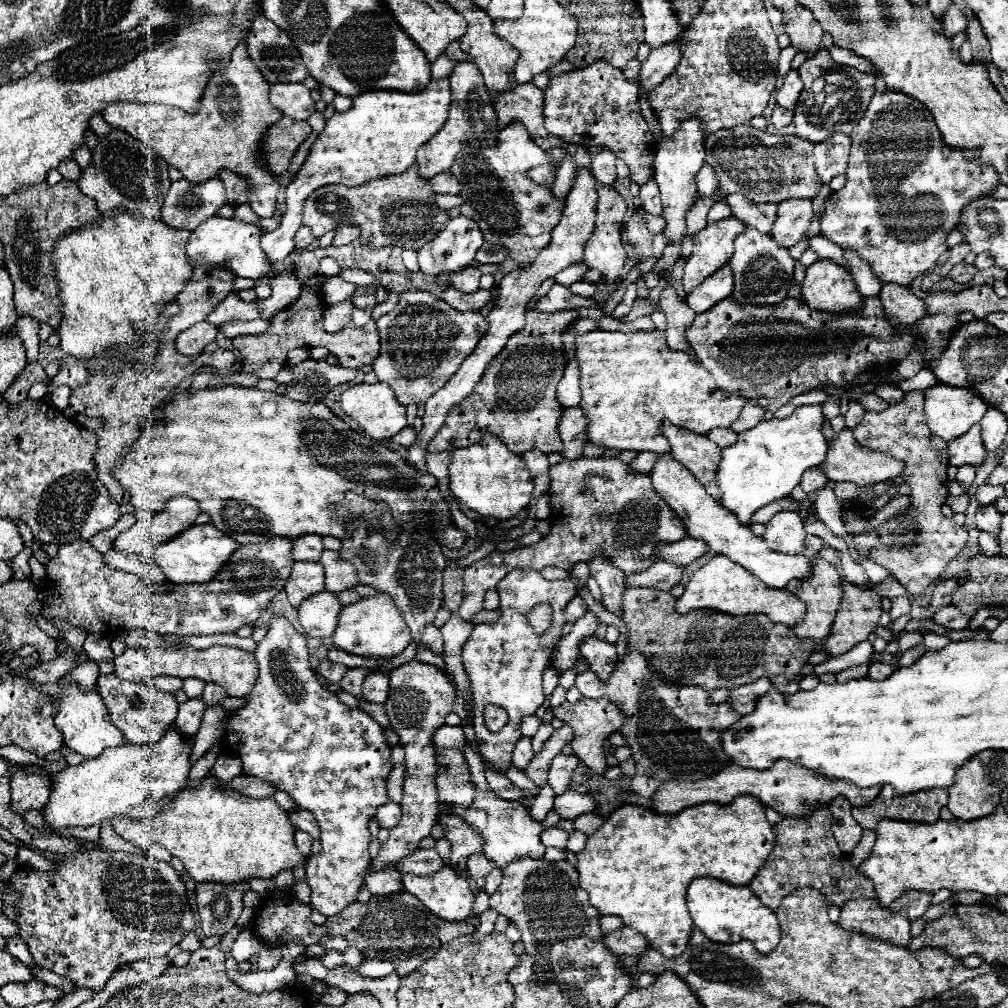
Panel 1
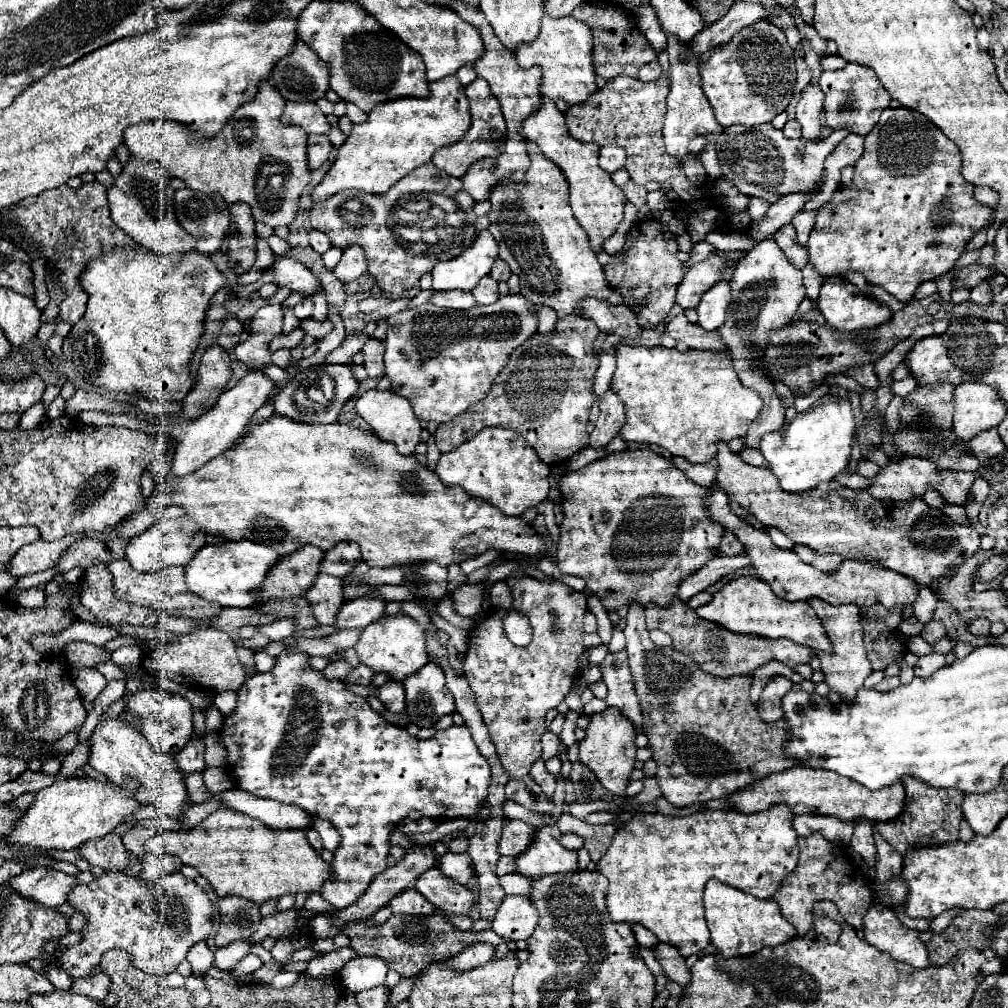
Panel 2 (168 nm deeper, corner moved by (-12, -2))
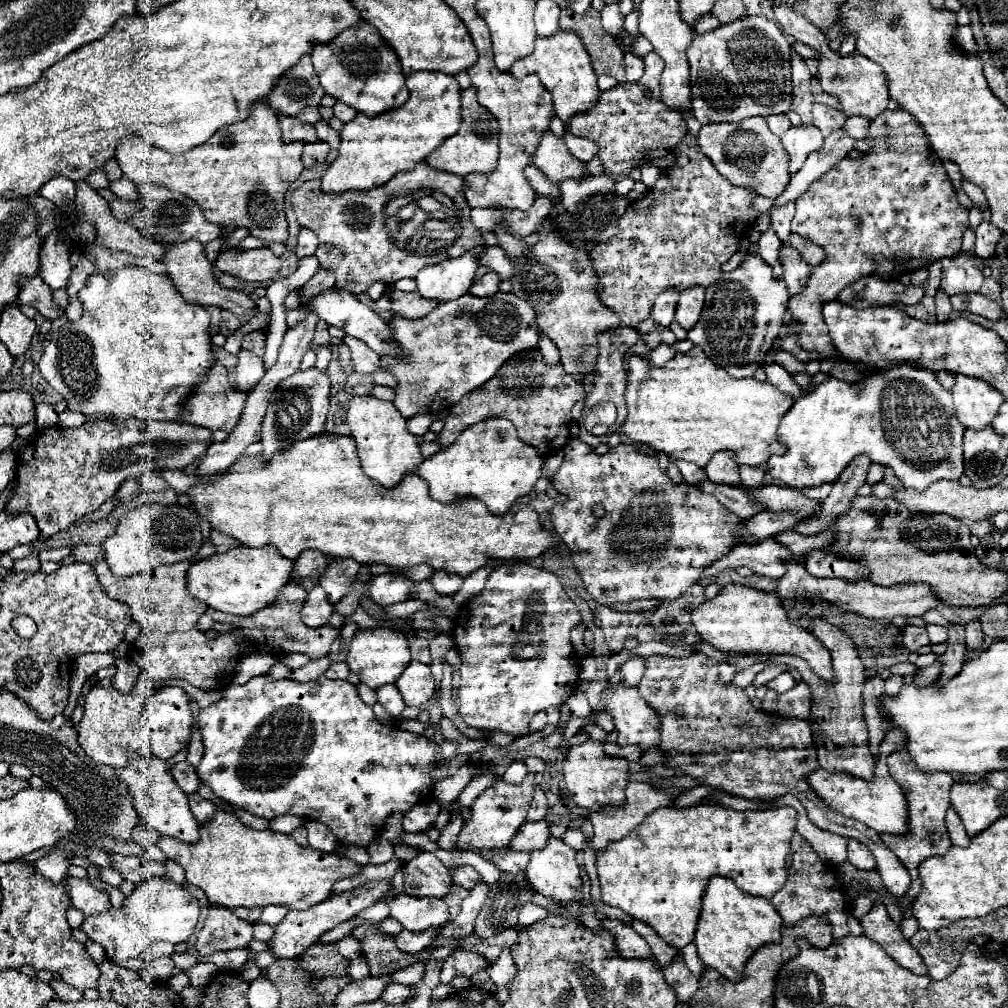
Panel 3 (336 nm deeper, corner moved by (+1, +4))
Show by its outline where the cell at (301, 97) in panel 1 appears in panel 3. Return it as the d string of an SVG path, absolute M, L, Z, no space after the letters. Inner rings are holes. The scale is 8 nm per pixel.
M282 116L280 118L280 130L282 130L282 138L284 142L316 142L316 128L310 124L300 122L294 116Z

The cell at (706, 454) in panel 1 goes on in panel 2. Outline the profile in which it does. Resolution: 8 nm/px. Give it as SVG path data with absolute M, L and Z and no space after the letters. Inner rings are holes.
M725 442L717 444L715 460L715 482L731 500L763 526L775 526L793 542L805 544L817 552L839 552L843 558L869 554L879 566L929 586L935 578L953 574L969 554L979 550L979 534L973 528L959 526L923 500L877 500L867 492L851 490L839 482L825 482L813 492L789 494L779 488L769 468L745 464Z

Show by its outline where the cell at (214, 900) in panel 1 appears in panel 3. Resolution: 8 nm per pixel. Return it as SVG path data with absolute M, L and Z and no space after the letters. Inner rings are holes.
M210 906L208 918L196 938L196 950L200 956L208 956L214 952L246 948L252 938L252 924L238 920L228 908Z

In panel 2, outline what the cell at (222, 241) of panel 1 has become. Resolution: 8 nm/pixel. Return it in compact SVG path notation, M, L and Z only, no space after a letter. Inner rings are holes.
M273 254L273 266L271 268L273 268L273 282L277 286L287 286L293 292L301 292L307 298L319 288L319 282L309 272L309 268L297 260L289 258L289 256Z

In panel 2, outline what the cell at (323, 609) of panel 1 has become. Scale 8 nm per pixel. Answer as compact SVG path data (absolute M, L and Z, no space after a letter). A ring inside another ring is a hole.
M353 598L345 600L335 616L333 626L337 630L363 630L367 624L383 616L385 602L381 598Z

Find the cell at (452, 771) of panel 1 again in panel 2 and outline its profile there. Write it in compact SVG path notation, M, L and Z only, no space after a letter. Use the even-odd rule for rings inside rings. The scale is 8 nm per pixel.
M285 650L275 658L275 666L269 672L249 678L237 692L235 712L223 722L221 738L241 790L285 804L297 804L311 816L327 818L335 824L341 834L341 844L331 862L333 876L321 886L319 894L331 906L343 910L387 868L389 834L411 810L419 810L421 816L437 820L471 816L487 802L491 770L465 726L437 730L435 736L417 740L405 728L383 720L363 696L351 694L341 680L329 680L313 670L309 658L303 652Z

